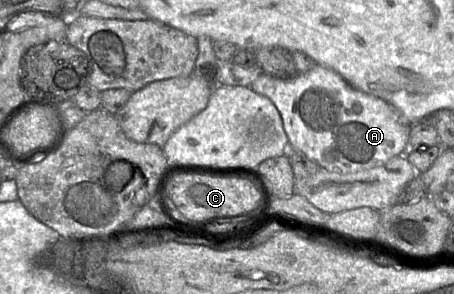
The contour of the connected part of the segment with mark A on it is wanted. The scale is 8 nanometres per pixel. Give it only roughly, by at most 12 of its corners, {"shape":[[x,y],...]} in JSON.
{"shape":[[320,64],[250,87],[327,171],[408,150],[412,124]]}

